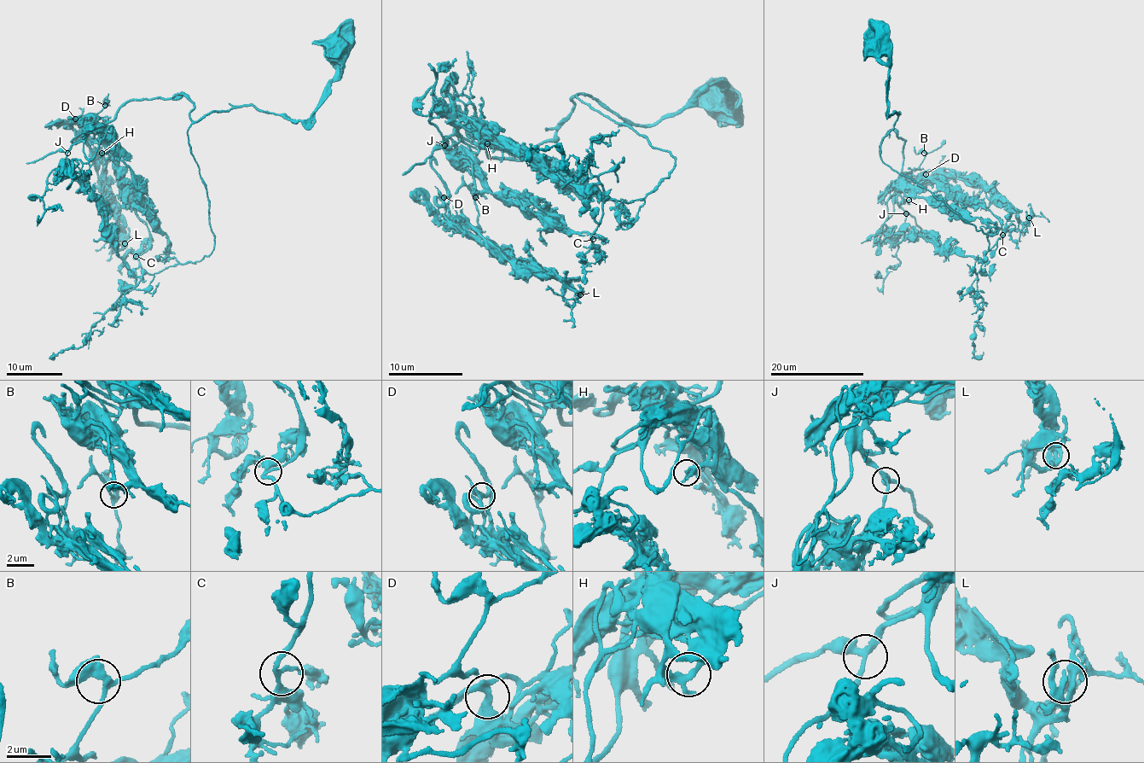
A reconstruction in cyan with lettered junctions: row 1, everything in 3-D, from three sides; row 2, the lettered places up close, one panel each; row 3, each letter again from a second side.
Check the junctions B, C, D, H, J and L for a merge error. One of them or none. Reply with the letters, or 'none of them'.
none of them

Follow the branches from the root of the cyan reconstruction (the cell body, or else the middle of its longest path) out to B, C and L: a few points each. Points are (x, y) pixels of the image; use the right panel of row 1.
B: (871, 43), (890, 68), (885, 113), (899, 113), (879, 154), (891, 130), (905, 142), (902, 173), (924, 153)
C: (871, 43), (890, 68), (885, 113), (899, 113), (880, 144), (883, 161), (986, 235), (986, 252), (1002, 235)
L: (871, 43), (890, 68), (885, 113), (899, 113), (879, 154), (894, 130), (902, 173), (937, 170), (1029, 218)

